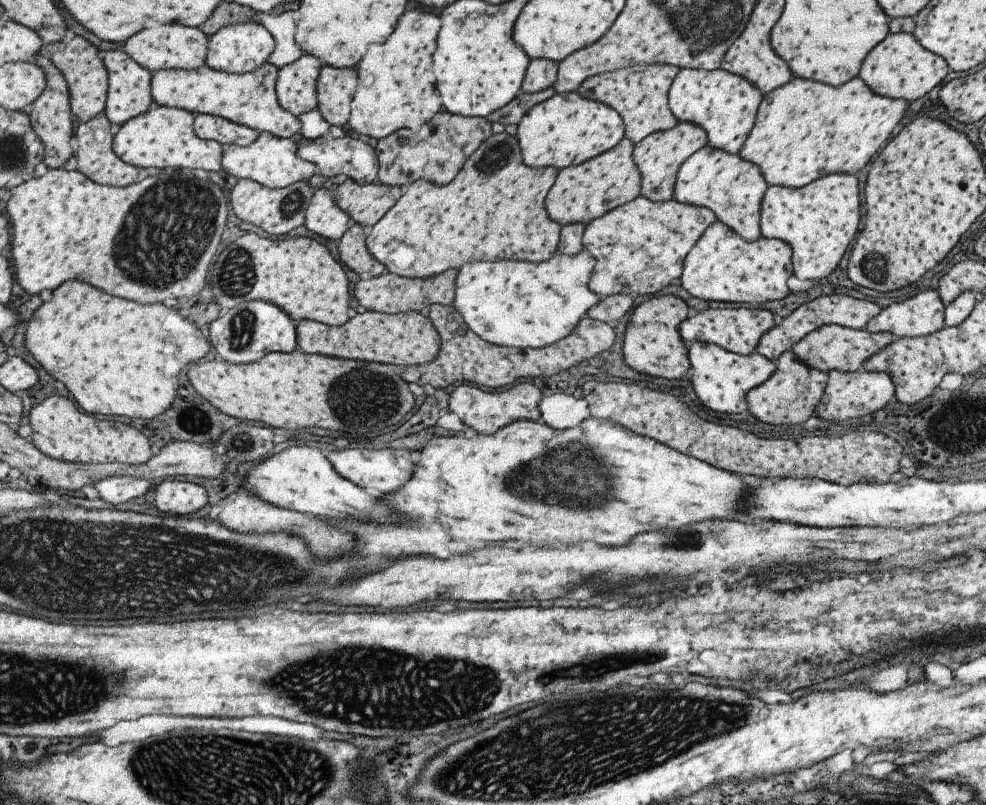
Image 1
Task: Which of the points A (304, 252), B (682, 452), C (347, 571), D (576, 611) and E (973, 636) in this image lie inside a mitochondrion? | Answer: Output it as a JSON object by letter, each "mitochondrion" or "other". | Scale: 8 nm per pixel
{"A":"other","B":"other","C":"mitochondrion","D":"other","E":"other"}

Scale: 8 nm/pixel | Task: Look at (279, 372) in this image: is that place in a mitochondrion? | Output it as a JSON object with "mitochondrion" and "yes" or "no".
{"mitochondrion":"no"}

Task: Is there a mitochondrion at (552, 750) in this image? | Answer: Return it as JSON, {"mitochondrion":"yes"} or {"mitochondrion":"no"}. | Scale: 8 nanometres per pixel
{"mitochondrion":"yes"}

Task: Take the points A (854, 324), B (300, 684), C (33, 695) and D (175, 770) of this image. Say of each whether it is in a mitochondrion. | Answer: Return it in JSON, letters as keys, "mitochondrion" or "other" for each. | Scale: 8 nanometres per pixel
{"A":"other","B":"mitochondrion","C":"mitochondrion","D":"mitochondrion"}

